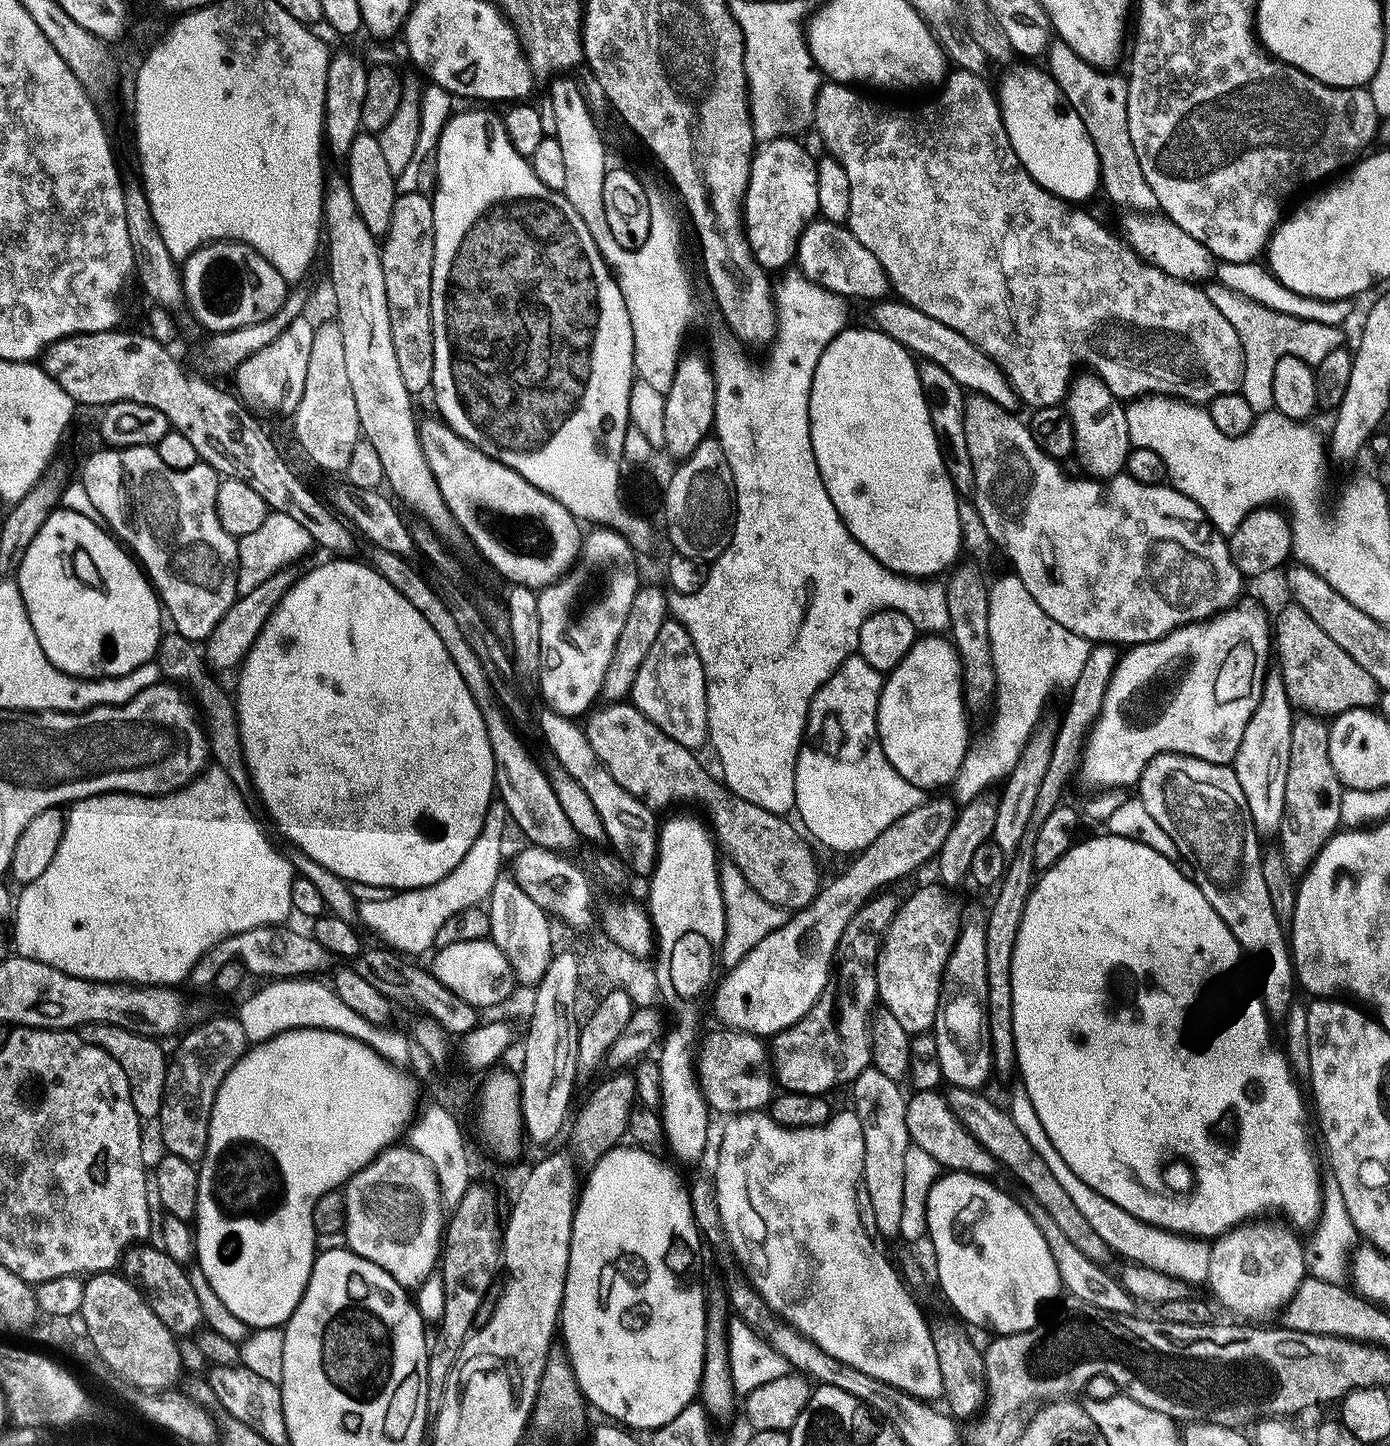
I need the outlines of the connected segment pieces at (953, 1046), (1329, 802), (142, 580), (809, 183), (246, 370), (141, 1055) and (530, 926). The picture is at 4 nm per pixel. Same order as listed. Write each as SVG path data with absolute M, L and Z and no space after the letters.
M961 938L956 941L944 971L942 992L947 999L941 1003L934 1029L936 1060L940 1063L940 1072L949 1080L952 1088L983 1089L985 1087L983 1084L988 1079L992 1080L994 1076L991 1026L988 1019L987 942L984 938L978 940Z
M1319 715L1296 716L1290 750L1290 778L1286 778L1286 810L1280 823L1278 847L1284 853L1293 876L1297 878L1307 873L1324 847L1342 828L1340 819L1346 786L1338 778L1330 758L1328 729L1329 725Z
M64 511L53 512L46 526L38 530L38 538L22 553L18 564L18 583L34 634L38 634L42 650L46 650L46 658L50 658L58 670L79 680L113 680L134 674L134 670L157 659L166 632L165 609L136 557L107 527L101 526L91 515Z
M777 138L767 141L752 157L752 177L748 183L748 193L744 195L743 223L748 237L748 244L752 247L752 256L764 271L776 274L779 268L795 261L801 234L805 227L817 219L818 206L818 170L817 157L812 157L796 140Z
M308 318L294 321L289 328L266 350L258 350L241 368L235 369L234 376L240 386L239 395L257 400L264 408L280 408L288 418L295 417L298 406L306 394L306 378L310 374L310 353L314 351L317 325Z
M91 1024L90 1026L79 1029L79 1033L81 1038L86 1042L90 1042L102 1050L106 1050L106 1054L113 1056L122 1066L122 1070L126 1070L126 1078L130 1078L130 1090L134 1098L134 1110L138 1110L141 1121L159 1121L162 1110L164 1109L166 1093L170 1088L170 1080L168 1084L168 1060L164 1057L163 1050L156 1045L159 1043L153 1037L139 1036L136 1032L131 1032L128 1028L119 1028L118 1026L110 1026L109 1024Z
M501 874L492 891L492 899L487 901L486 911L490 914L492 943L506 954L506 958L514 969L517 981L521 985L532 984L538 986L546 978L546 970L554 955L552 948L553 921L540 906L530 898L515 878L508 874Z

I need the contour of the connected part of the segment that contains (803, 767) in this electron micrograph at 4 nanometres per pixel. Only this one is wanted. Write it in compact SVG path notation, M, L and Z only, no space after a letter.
M859 654L849 656L836 673L818 690L808 715L808 730L804 733L804 747L800 750L796 767L796 807L800 812L799 823L806 829L807 835L817 845L825 844L832 852L856 852L863 854L868 847L886 830L890 830L906 814L918 810L926 803L926 792L916 788L886 758L884 747L880 741L878 726L878 710L880 695L884 692L885 677L870 662L866 662Z

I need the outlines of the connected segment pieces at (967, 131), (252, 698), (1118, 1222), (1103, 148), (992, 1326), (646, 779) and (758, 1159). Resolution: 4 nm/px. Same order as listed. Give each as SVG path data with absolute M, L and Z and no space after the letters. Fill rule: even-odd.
M956 70L947 77L946 83L939 89L940 97L937 100L932 100L929 104L924 104L921 108L916 108L913 112L891 112L888 108L883 108L880 104L875 104L874 101L868 100L868 96L861 94L856 99L856 116L840 116L840 124L848 124L848 126L854 126L854 132L858 136L862 136L862 148L894 148L894 156L900 156L904 160L904 164L908 164L906 170L902 172L908 172L912 178L910 180L918 180L920 182L920 188L914 192L914 198L904 198L904 200L892 200L890 202L890 208L888 212L884 212L882 218L876 218L876 216L868 216L868 188L864 186L862 188L862 204L864 204L864 210L856 208L856 210L850 210L850 218L847 222L848 231L854 234L854 238L858 238L858 242L862 242L862 246L866 246L866 250L870 250L870 254L874 254L878 258L878 262L882 262L882 270L888 276L888 283L891 291L895 293L897 297L903 303L914 306L914 310L922 310L922 314L926 314L926 318L934 318L934 322L942 322L942 326L950 326L950 330L954 330L958 334L962 334L962 338L966 338L966 342L970 342L974 346L978 346L978 350L982 350L982 354L986 354L993 363L1000 367L1000 371L1003 372L1004 377L1012 383L1012 389L1016 391L1016 395L1020 397L1021 401L1025 405L1029 404L1032 410L1039 410L1042 408L1054 408L1063 405L1068 399L1068 393L1073 387L1074 380L1071 380L1067 376L1068 368L1067 364L1089 364L1092 368L1097 368L1099 379L1104 381L1104 385L1110 389L1119 400L1125 402L1131 402L1139 400L1141 398L1147 398L1149 396L1167 396L1169 398L1175 398L1177 400L1183 400L1185 404L1195 404L1197 406L1210 406L1218 398L1222 398L1226 394L1234 394L1240 392L1244 386L1244 351L1242 350L1242 342L1238 338L1238 330L1234 330L1234 326L1230 326L1230 322L1226 322L1226 318L1222 315L1222 310L1218 310L1218 306L1214 306L1214 302L1210 302L1210 298L1206 298L1203 287L1197 286L1195 283L1187 280L1176 280L1173 276L1165 274L1161 268L1157 268L1155 264L1149 262L1145 257L1139 256L1137 252L1132 251L1131 247L1123 239L1120 240L1112 232L1107 232L1094 217L1088 212L1080 212L1084 210L1077 210L1073 205L1069 204L1066 200L1060 200L1054 194L1050 194L1042 186L1038 186L1038 182L1034 182L1030 178L1030 174L1022 166L1022 162L1018 158L1018 154L1014 154L1014 146L1010 142L1010 134L1006 134L1006 126L1004 125L1004 119L1000 113L1000 101L997 93L988 89L987 79L984 76L975 76L969 72L963 70ZM888 236L896 236L898 240L898 246L900 248L888 248L890 246L890 238Z
M332 558L329 561L329 564L324 564L321 568L306 573L305 576L303 573L297 579L296 585L284 595L284 601L278 606L278 610L272 615L270 622L266 622L262 634L256 639L256 645L252 647L250 654L244 659L243 665L239 669L240 689L234 692L234 703L240 722L242 746L246 754L248 769L252 775L252 784L256 787L259 803L264 803L265 810L272 815L272 820L280 827L281 834L289 840L287 843L293 848L301 848L307 856L314 858L314 862L326 866L326 870L338 874L343 880L348 881L349 885L365 884L366 886L382 886L397 890L434 886L434 882L442 882L442 878L451 874L460 865L462 858L466 858L466 854L470 854L474 842L478 842L478 838L484 833L486 814L498 792L494 750L490 750L486 722L482 722L482 710L478 710L478 702L474 702L474 694L470 694L466 681L462 679L462 674L458 674L458 666L454 666L454 658L450 658L450 654L446 654L446 646L442 646L442 638L438 638L438 634L434 634L434 626L430 626L430 622L426 622L426 618L422 618L422 614L418 614L418 610L414 610L414 606L410 606L410 602L406 602L406 598L402 598L402 594L398 594L398 590L394 590L394 586L390 586L390 582L386 582L386 578L382 578L382 574L375 572L367 563L355 564L355 559L352 558Z
M1022 1082L1013 1083L1012 1086L1010 1111L1014 1122L1021 1128L1022 1134L1026 1134L1030 1146L1034 1146L1038 1154L1042 1154L1042 1159L1046 1161L1046 1166L1050 1166L1054 1178L1058 1178L1058 1183L1064 1187L1066 1194L1074 1198L1074 1206L1078 1206L1082 1218L1086 1218L1086 1222L1094 1226L1094 1230L1104 1239L1109 1249L1113 1253L1117 1252L1118 1255L1125 1256L1123 1258L1125 1261L1141 1264L1150 1270L1158 1270L1189 1286L1207 1285L1210 1274L1211 1247L1203 1239L1178 1236L1174 1232L1164 1232L1160 1228L1143 1224L1138 1218L1126 1214L1126 1210L1114 1206L1114 1202L1102 1198L1102 1194L1090 1190L1090 1186L1086 1186L1086 1182L1082 1182L1082 1178L1078 1178L1078 1174L1074 1174L1070 1166L1066 1166L1062 1154L1054 1150L1054 1142L1050 1142L1050 1134L1046 1134L1046 1126L1042 1126L1038 1118L1038 1110L1034 1110L1034 1102L1030 1102L1030 1094L1026 1086Z
M1063 42L1055 43L1047 55L1047 71L1062 86L1062 94L1078 110L1078 118L1086 125L1086 134L1094 142L1100 159L1103 195L1108 195L1120 208L1129 208L1132 214L1156 214L1160 203L1142 174L1142 162L1134 151L1134 141L1130 139L1130 118L1128 117L1128 82L1123 75L1112 76L1111 71L1101 70L1078 58L1070 46Z
M965 1172L941 1175L928 1199L928 1236L936 1251L936 1276L949 1306L966 1323L989 1328L997 1337L1011 1338L1034 1330L1041 1323L1040 1307L1061 1295L1062 1285L1054 1254L1050 1254L1050 1246L1034 1218L1030 1218L1019 1199L1007 1196L992 1183L991 1179Z
M612 702L604 707L608 708L597 707L587 717L588 741L594 754L598 754L602 766L606 766L606 770L614 778L614 782L622 786L622 790L634 794L634 798L638 798L646 807L653 810L661 810L660 808L668 808L671 804L682 802L702 804L712 818L710 828L719 847L723 851L724 848L728 851L727 859L736 864L742 870L742 874L746 874L746 882L750 882L752 889L762 899L773 904L775 908L783 908L792 914L804 911L816 901L816 897L822 891L822 883L820 884L820 868L816 865L815 854L812 853L813 845L805 839L795 823L791 824L791 819L775 816L762 810L760 806L740 800L729 792L717 777L716 781L704 769L703 762L686 745L676 741L679 739L675 735L663 732L661 728L654 726L639 710L632 707L631 703Z
M855 1110L837 1111L825 1128L784 1128L778 1122L774 1122L768 1114L734 1116L727 1122L729 1124L724 1128L724 1141L720 1144L720 1161L716 1164L714 1187L718 1198L718 1210L722 1214L722 1226L728 1235L728 1244L736 1251L741 1264L739 1267L746 1273L752 1286L761 1294L772 1292L770 1307L773 1313L798 1329L806 1339L812 1340L819 1348L826 1350L830 1358L838 1358L838 1362L846 1362L846 1366L854 1366L854 1370L888 1384L899 1392L905 1392L915 1400L939 1401L944 1395L944 1382L942 1366L938 1366L938 1350L934 1350L933 1325L928 1324L923 1310L916 1305L916 1300L912 1297L915 1295L904 1283L903 1275L894 1267L893 1261L891 1264L876 1248L870 1249L869 1252L864 1249L870 1247L874 1240L863 1228L862 1220L859 1218L858 1202L861 1197L858 1193L864 1179L866 1138L858 1113Z

